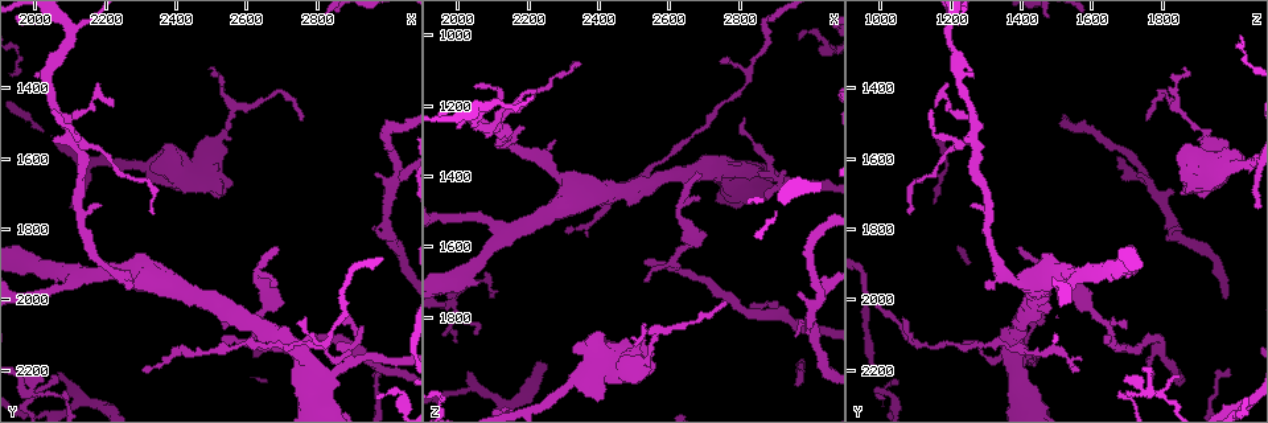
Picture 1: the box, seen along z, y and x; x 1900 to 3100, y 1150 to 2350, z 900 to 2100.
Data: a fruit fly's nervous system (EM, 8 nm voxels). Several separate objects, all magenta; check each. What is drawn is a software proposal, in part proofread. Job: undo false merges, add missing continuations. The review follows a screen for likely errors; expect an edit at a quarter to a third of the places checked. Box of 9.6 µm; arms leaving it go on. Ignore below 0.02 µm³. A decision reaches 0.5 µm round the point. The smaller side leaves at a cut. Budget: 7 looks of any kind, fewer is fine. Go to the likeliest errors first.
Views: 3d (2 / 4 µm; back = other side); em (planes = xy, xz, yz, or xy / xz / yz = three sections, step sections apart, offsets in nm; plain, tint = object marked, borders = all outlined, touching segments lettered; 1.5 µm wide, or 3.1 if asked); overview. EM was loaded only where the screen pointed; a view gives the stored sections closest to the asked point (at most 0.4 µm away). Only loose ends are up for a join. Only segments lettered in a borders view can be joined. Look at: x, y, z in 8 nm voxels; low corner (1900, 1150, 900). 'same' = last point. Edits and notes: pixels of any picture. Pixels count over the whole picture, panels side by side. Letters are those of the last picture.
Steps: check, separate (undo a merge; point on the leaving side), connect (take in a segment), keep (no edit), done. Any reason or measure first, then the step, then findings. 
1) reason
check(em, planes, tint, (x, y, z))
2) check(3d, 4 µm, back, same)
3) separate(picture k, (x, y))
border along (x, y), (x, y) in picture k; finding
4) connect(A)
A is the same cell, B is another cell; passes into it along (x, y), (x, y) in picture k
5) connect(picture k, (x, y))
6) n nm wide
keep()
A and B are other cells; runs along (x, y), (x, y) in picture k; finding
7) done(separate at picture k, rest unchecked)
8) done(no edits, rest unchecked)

branch point
check(3d, 2 µm, (3030, 1650, 1730))

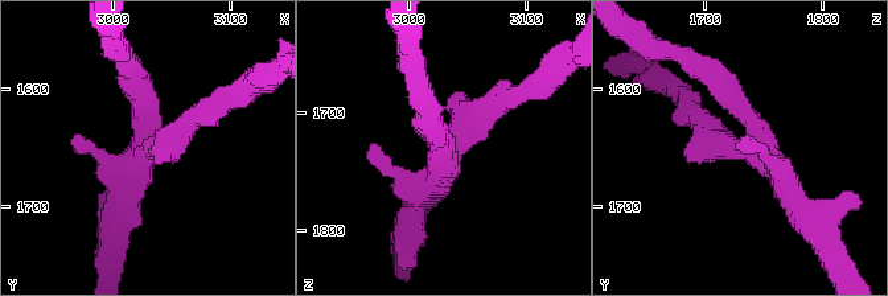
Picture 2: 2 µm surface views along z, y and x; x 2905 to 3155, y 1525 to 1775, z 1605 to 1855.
check(em, planes, borders, (3038, 1648, 1732))

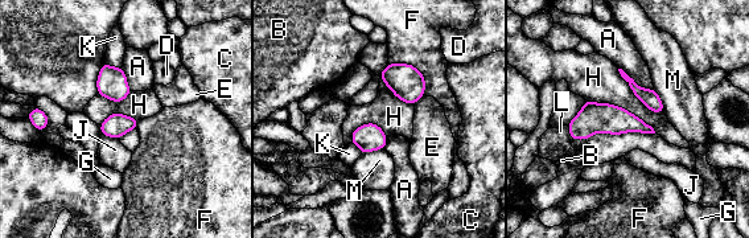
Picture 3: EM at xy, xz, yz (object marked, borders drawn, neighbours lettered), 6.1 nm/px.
keep()
A, B, C, D, E, F, G, H, J, K, L and M are other cells; one cell here

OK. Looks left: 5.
branch point
check(em, planes, borders, (1980, 2260, 1750))

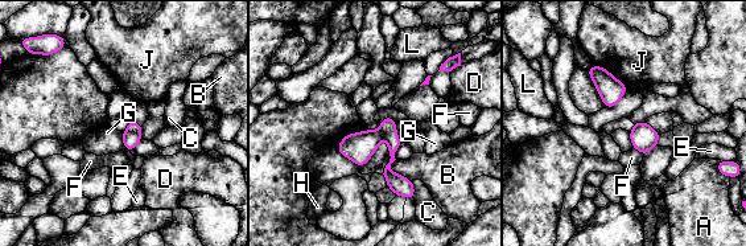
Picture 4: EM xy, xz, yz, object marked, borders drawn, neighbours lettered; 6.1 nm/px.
separate(picture 4, (131, 139))
A, B, C, D, E, F, G, H, J and L are other cells; border along (127, 130), (140, 134) in picture 4; a second cell is stuck on

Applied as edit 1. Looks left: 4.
check(overview)

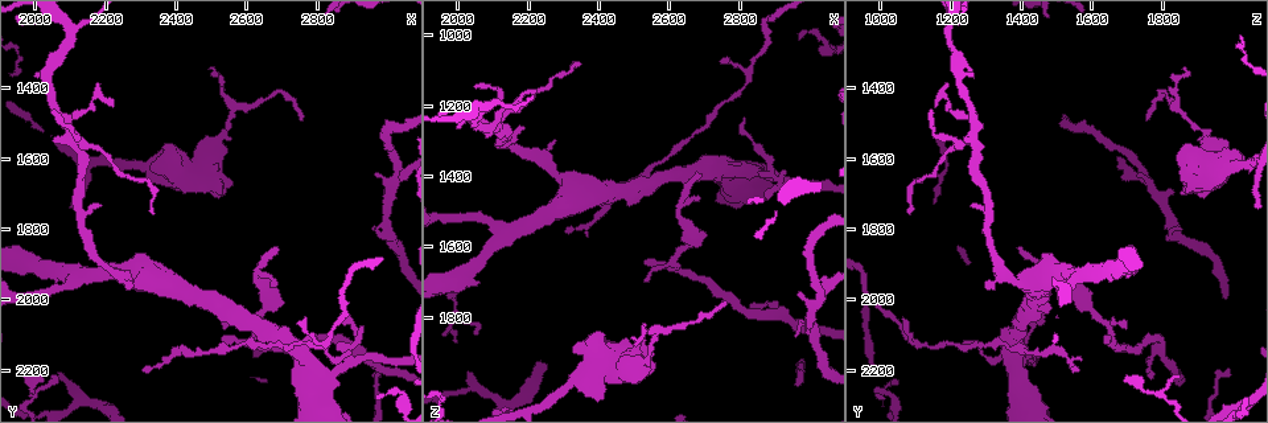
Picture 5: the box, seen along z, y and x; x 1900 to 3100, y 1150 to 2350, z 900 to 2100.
thin end
check(3d, 4 µm, (2690, 1860, 1390))

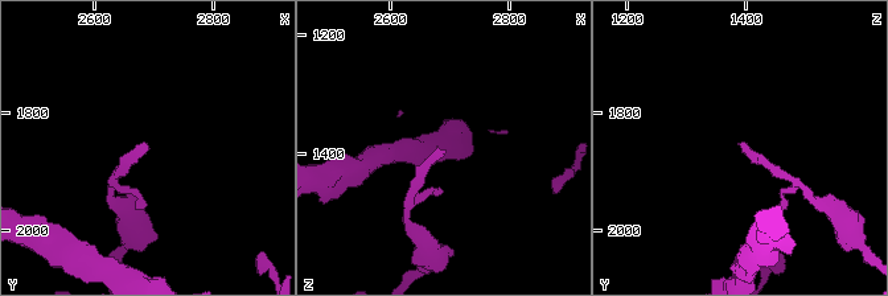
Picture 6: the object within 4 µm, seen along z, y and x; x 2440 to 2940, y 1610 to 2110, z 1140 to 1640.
now the EM
check(em, planes, tint, (2680, 1855, 1385))

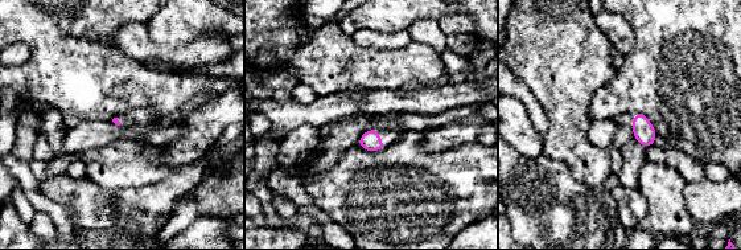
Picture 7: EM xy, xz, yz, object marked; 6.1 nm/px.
check(em, planes, borders, same)

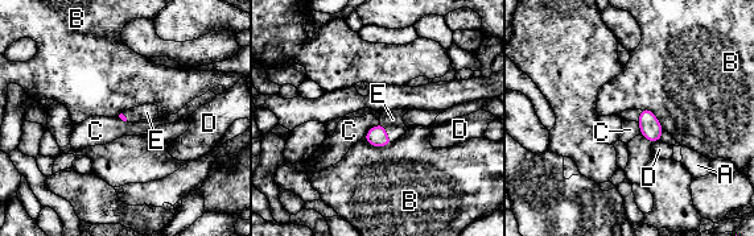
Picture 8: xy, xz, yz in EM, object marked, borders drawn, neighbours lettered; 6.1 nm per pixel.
connect(E)
E is the same cell, A, B, C and D are other cells; it goes on there

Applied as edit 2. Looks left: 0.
done(separate at picture 4, connect at picture 8, rest unchecked)

